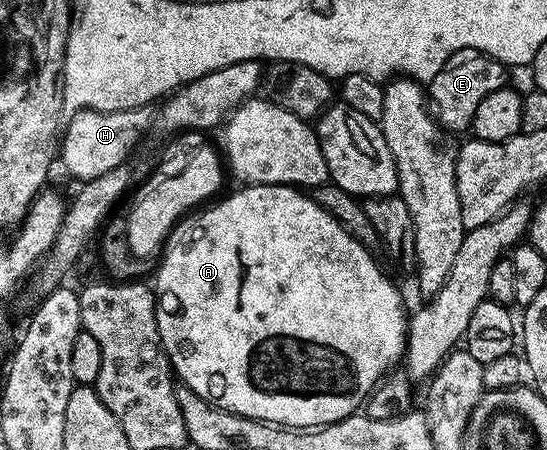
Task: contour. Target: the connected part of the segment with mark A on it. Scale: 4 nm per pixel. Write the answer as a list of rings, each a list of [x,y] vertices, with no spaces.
[[[244,185],[239,189],[243,190],[228,198],[220,197],[211,204],[216,206],[208,205],[184,217],[167,235],[165,249],[161,254],[163,263],[159,266],[159,279],[153,282],[153,286],[157,291],[157,328],[163,341],[163,350],[171,362],[171,369],[182,385],[193,388],[193,392],[197,392],[197,396],[201,396],[206,402],[212,402],[223,410],[246,418],[308,428],[345,420],[366,403],[373,388],[379,384],[379,379],[394,367],[391,365],[398,358],[400,361],[404,357],[409,314],[408,311],[403,311],[403,298],[399,295],[398,288],[383,275],[377,259],[369,256],[363,245],[332,214],[318,206],[310,193],[293,186]]]

